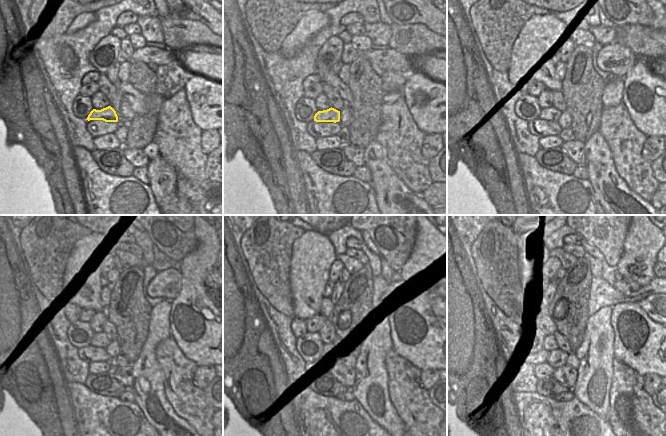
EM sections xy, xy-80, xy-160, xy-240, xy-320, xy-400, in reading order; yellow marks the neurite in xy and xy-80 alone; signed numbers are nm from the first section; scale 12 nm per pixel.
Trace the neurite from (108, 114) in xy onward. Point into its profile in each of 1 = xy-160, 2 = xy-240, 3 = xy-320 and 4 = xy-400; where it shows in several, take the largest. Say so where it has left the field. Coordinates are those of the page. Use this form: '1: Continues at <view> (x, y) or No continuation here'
1: Continues at xy-160 (552, 114)
2: Continues at xy-240 (100, 339)
3: Continues at xy-320 (327, 346)
4: Continues at xy-400 (551, 344)

